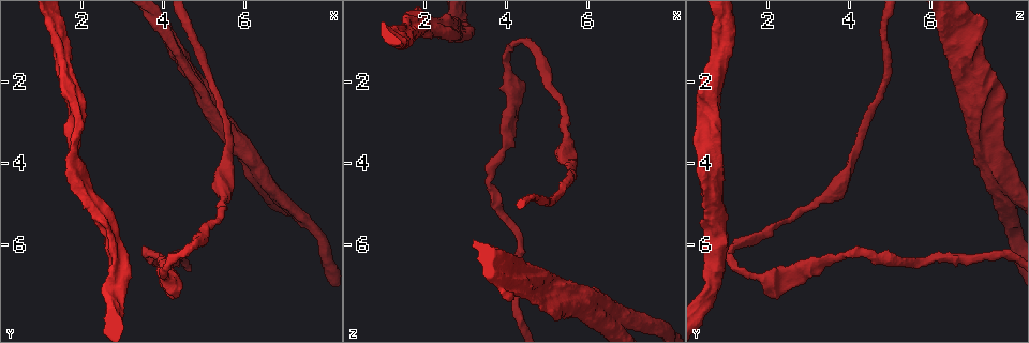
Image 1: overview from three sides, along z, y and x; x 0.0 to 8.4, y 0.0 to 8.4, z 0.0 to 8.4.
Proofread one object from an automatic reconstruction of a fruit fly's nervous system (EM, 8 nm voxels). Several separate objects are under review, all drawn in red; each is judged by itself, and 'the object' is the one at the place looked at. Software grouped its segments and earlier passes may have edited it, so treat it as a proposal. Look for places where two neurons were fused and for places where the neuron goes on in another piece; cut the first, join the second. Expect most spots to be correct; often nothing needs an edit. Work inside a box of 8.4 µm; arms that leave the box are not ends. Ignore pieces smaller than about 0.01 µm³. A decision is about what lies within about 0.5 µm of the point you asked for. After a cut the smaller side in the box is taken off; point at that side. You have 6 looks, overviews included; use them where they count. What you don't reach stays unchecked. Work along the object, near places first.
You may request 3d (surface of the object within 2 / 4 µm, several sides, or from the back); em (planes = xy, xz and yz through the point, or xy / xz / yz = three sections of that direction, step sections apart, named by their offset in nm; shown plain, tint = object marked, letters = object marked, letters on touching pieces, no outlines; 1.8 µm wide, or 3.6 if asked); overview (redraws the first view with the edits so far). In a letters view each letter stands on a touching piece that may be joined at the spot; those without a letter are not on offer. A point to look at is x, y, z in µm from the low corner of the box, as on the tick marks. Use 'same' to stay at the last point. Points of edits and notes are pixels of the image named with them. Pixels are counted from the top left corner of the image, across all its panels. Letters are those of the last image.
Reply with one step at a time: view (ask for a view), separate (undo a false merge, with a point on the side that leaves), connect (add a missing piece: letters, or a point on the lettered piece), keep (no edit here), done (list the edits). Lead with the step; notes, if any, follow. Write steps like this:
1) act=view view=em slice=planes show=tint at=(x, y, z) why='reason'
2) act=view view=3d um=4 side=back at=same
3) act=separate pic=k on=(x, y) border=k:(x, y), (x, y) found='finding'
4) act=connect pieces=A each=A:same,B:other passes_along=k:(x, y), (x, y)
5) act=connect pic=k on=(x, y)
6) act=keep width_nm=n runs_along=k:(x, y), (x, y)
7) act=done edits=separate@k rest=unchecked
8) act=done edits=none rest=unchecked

act=view view=em slice=xy step=8 show=tint at=(4.40, 1.40, 6.85) why='sudden change in width'

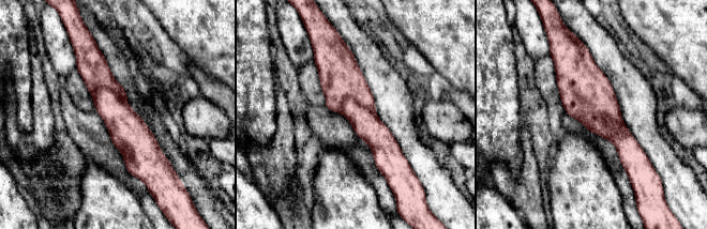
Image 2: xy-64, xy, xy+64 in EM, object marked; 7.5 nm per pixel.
act=view view=em slice=xy step=8 show=letters at=same why='what lies round it'

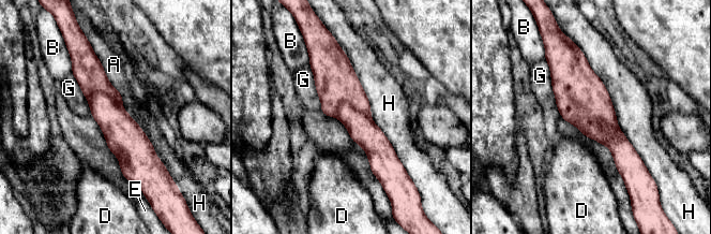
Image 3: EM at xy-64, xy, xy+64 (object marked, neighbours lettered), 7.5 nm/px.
act=keep each=A:other,B:other,D:other,E:other,G:other,H:other border=3:(91, 47), (140, 127) found='one neuron here'

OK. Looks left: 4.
act=view view=3d um=4 at=(6.35, 4.40, 7.80)

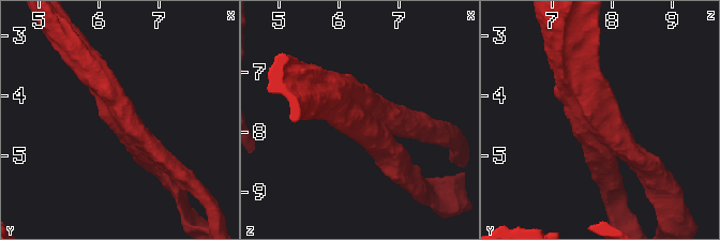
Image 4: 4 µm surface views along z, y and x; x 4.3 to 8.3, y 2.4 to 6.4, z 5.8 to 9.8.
act=view view=em slice=xy step=4 show=tint at=(6.45, 4.45, 7.75) arms=3 arm_widths_nm=300,420,440 why='need the tissue'

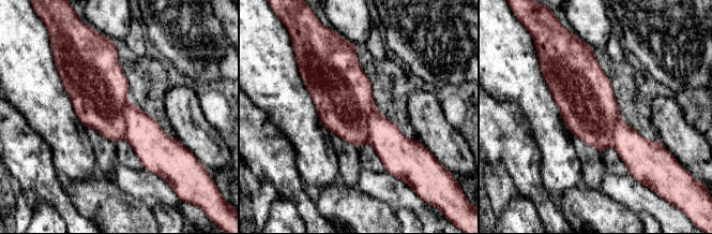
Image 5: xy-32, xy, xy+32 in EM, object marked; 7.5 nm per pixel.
act=view view=em slice=yz step=8 show=letters at=same why='cut it another way'

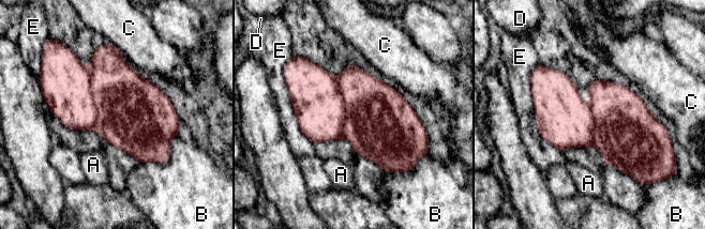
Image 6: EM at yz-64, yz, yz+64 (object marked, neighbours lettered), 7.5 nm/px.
act=keep each=A:other,B:other,C:other,D:other,E:other border=6:(178, 135), (166, 163), (138, 163) found='continuous, no second neuron'

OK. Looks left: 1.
act=done edits=none rest=unchecked

